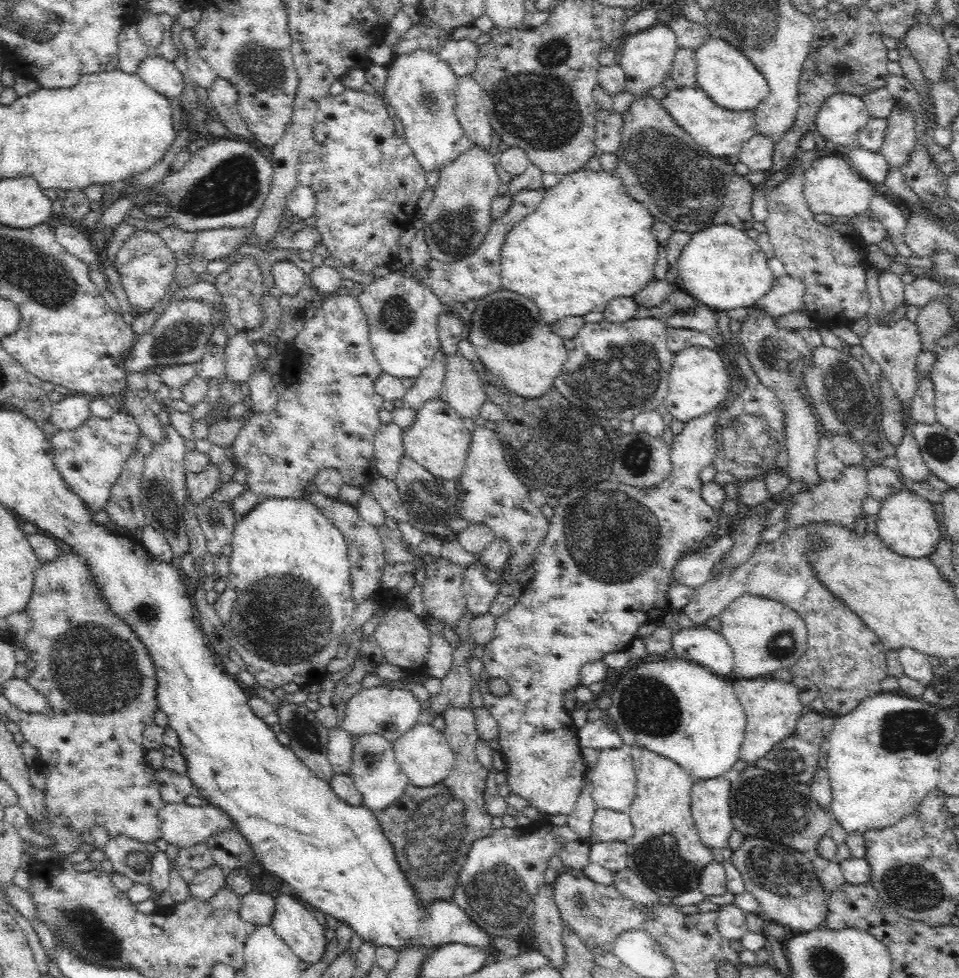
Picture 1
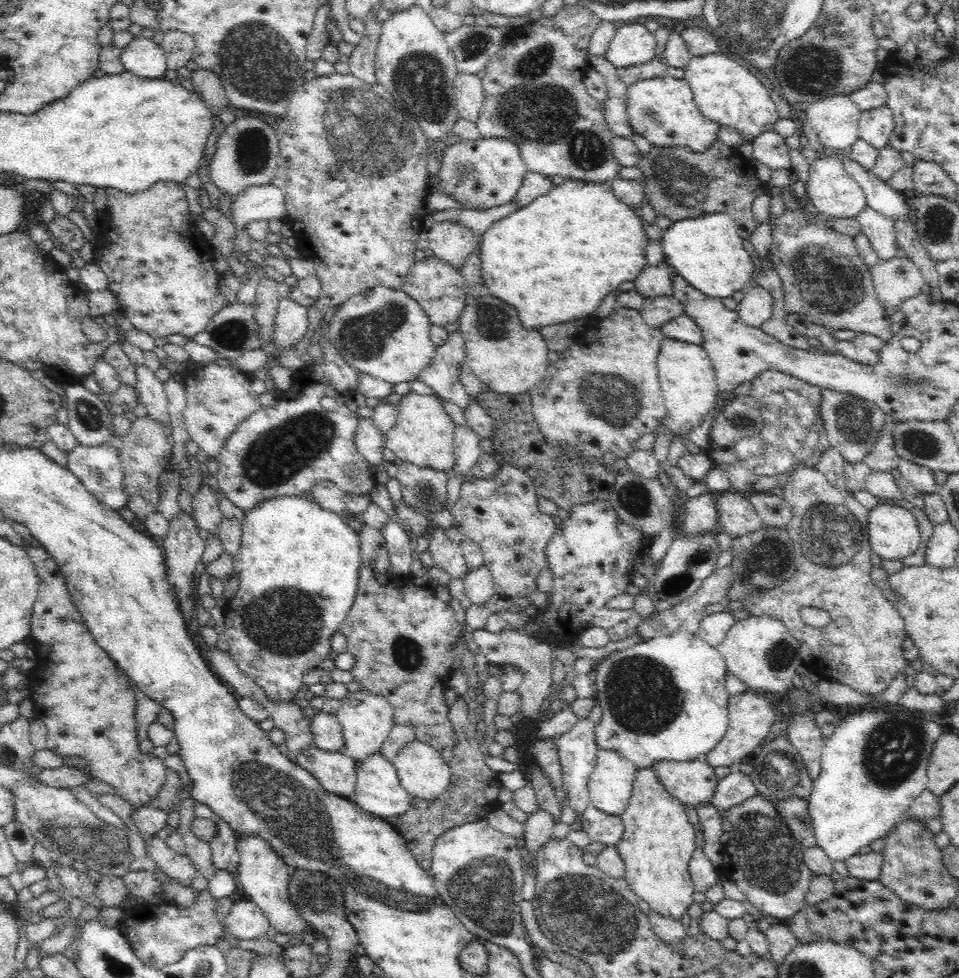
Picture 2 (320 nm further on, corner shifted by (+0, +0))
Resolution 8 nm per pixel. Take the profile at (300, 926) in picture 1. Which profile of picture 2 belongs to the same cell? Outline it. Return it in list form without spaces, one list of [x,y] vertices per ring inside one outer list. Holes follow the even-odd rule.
[[[243,835],[237,839],[236,849],[240,859],[237,862],[238,880],[244,888],[244,894],[250,897],[250,901],[256,903],[264,916],[269,920],[270,927],[276,928],[284,934],[302,934],[310,931],[296,913],[296,907],[290,901],[291,896],[287,893],[290,888],[288,876],[292,869],[282,861],[276,852],[266,841],[256,835]]]

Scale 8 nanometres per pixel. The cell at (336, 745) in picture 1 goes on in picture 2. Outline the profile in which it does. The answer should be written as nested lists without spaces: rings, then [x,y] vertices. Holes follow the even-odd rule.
[[[324,710],[318,711],[311,719],[310,733],[316,747],[324,751],[342,751],[344,747],[342,728],[338,719]]]

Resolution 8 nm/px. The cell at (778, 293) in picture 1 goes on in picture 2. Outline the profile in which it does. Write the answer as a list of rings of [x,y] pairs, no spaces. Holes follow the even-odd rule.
[[[760,286],[745,290],[745,296],[737,303],[735,311],[740,320],[752,328],[758,328],[770,320],[773,311],[773,297]]]

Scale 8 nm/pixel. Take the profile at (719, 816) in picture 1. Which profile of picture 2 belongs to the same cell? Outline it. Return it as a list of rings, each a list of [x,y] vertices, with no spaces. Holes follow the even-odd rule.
[[[699,759],[684,763],[664,760],[653,763],[650,768],[666,791],[690,806],[709,802],[717,786],[713,769]]]

